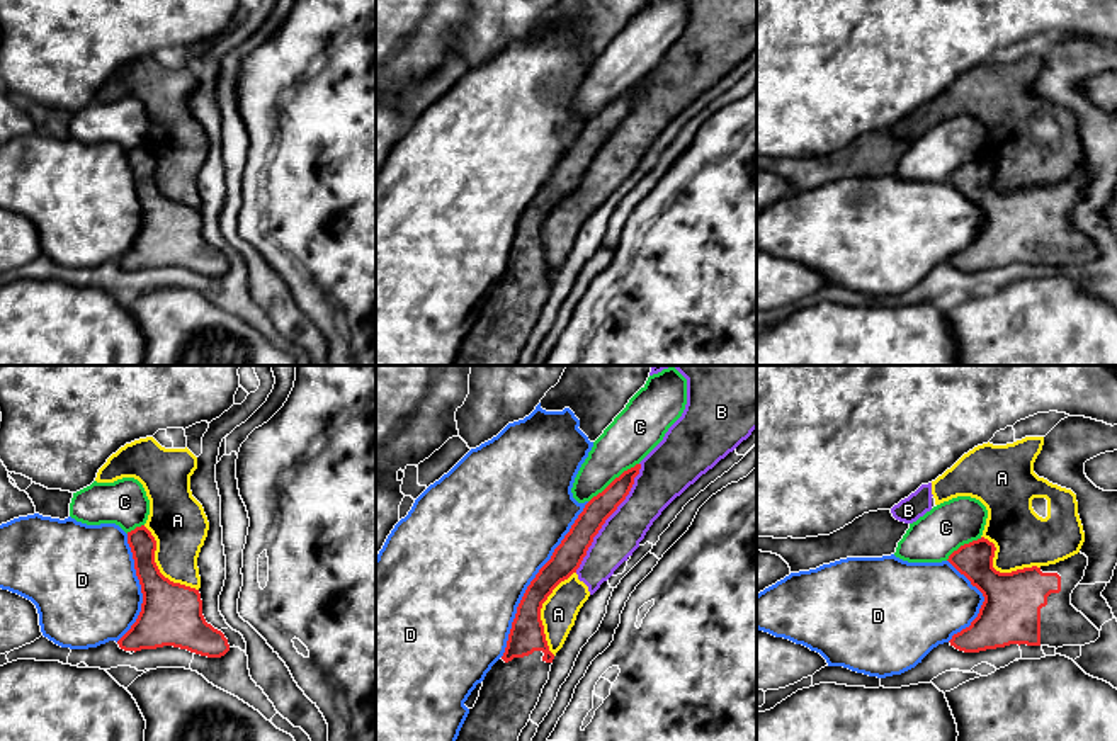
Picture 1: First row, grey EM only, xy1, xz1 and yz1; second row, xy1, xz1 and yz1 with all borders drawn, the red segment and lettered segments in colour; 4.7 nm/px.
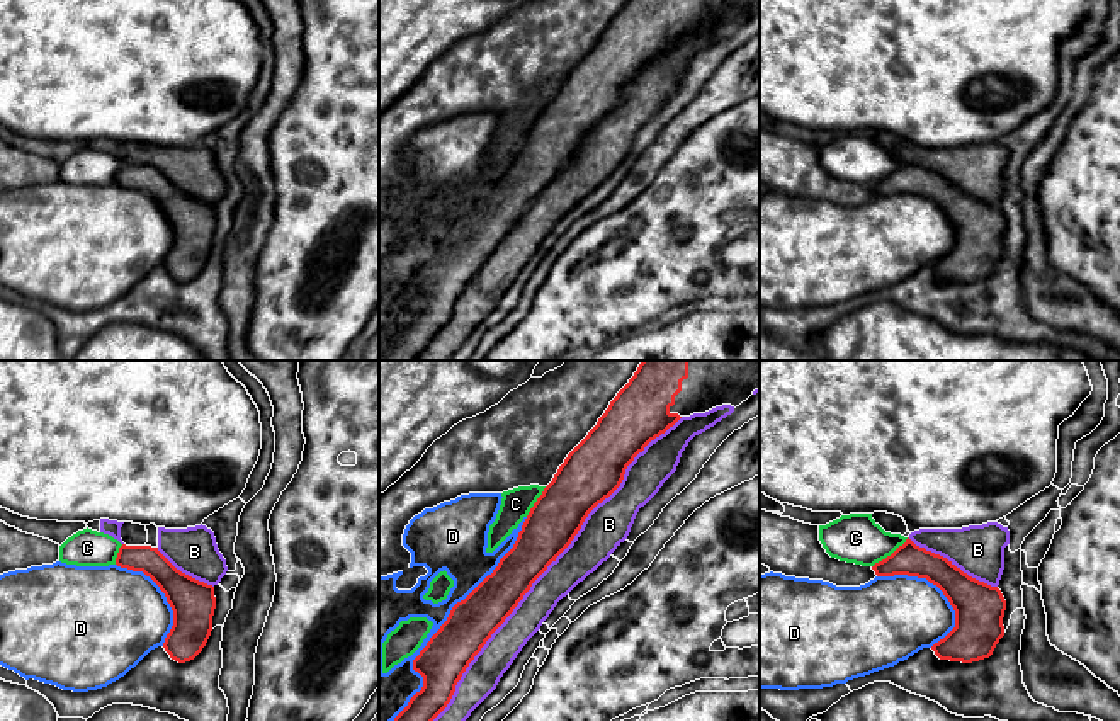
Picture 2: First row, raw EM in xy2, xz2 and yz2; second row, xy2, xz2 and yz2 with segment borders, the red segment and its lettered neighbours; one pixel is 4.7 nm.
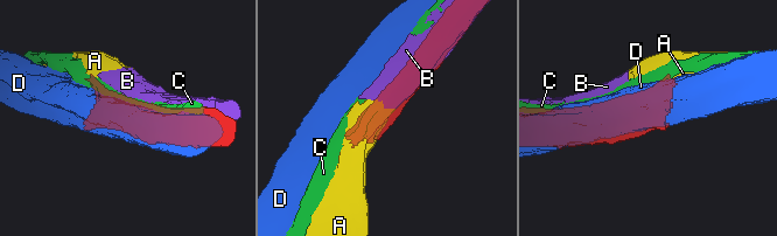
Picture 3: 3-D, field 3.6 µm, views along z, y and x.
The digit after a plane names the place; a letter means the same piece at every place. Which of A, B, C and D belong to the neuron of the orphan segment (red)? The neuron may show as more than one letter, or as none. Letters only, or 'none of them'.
none of them

